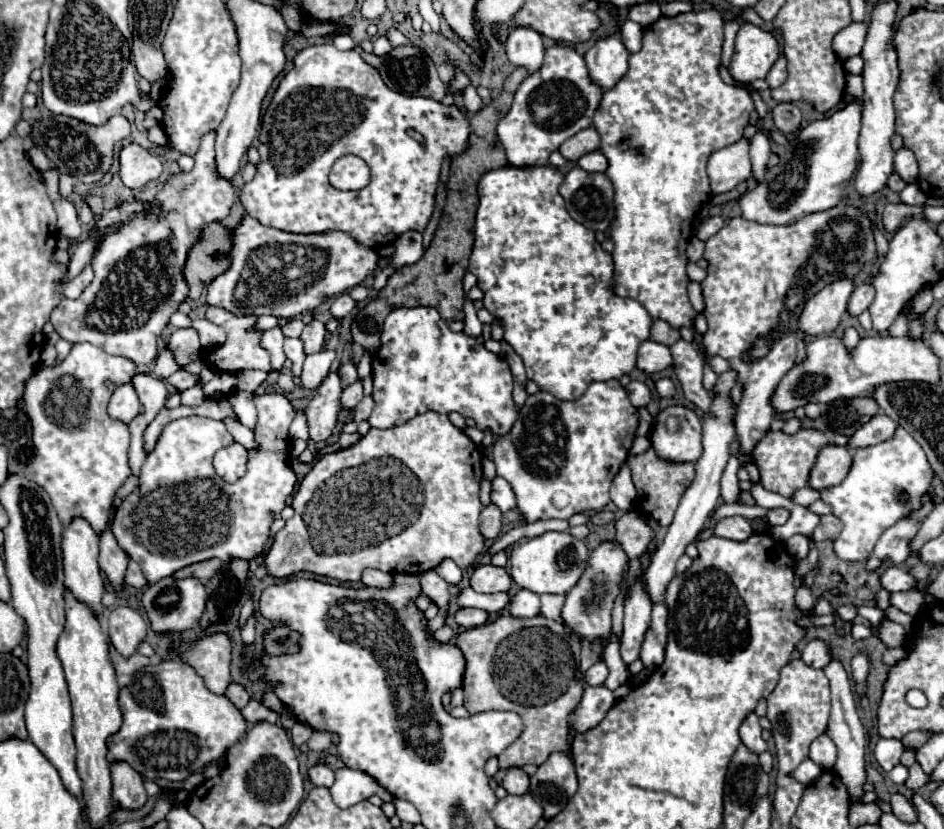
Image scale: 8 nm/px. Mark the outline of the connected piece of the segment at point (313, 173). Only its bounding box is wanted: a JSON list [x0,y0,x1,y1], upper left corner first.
[241,42,467,248]

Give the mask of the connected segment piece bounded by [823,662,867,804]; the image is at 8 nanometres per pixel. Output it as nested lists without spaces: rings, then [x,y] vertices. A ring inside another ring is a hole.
[[[829,662],[823,668],[823,672],[825,672],[825,676],[829,678],[829,684],[831,684],[831,716],[829,716],[827,734],[829,734],[829,738],[837,746],[835,772],[841,776],[843,784],[847,786],[851,804],[857,804],[857,802],[861,802],[861,796],[865,794],[863,784],[865,784],[865,778],[867,778],[867,772],[865,772],[865,746],[867,746],[865,728],[863,728],[861,720],[859,720],[857,706],[855,706],[855,698],[853,698],[853,690],[851,690],[847,672],[841,666],[841,662]]]

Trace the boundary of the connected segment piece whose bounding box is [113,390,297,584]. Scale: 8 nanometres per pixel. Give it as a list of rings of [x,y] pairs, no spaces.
[[[275,390],[265,394],[253,394],[253,402],[257,406],[257,424],[255,424],[257,450],[247,450],[247,460],[251,464],[247,466],[247,474],[235,484],[223,482],[213,468],[215,452],[227,446],[229,440],[233,440],[233,436],[227,432],[221,420],[205,416],[179,418],[163,428],[155,448],[149,452],[139,476],[137,490],[133,490],[123,500],[113,522],[113,534],[119,546],[127,552],[129,558],[141,564],[143,576],[147,578],[149,584],[155,584],[157,580],[163,580],[173,572],[195,562],[211,558],[219,558],[223,562],[231,562],[233,558],[253,560],[261,552],[261,546],[269,536],[273,520],[281,516],[281,510],[285,508],[287,498],[293,494],[297,484],[297,476],[287,464],[291,450],[289,426],[295,418],[295,408],[285,392]]]

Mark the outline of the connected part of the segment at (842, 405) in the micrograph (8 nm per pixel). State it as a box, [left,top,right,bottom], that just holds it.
[825,398,877,436]

